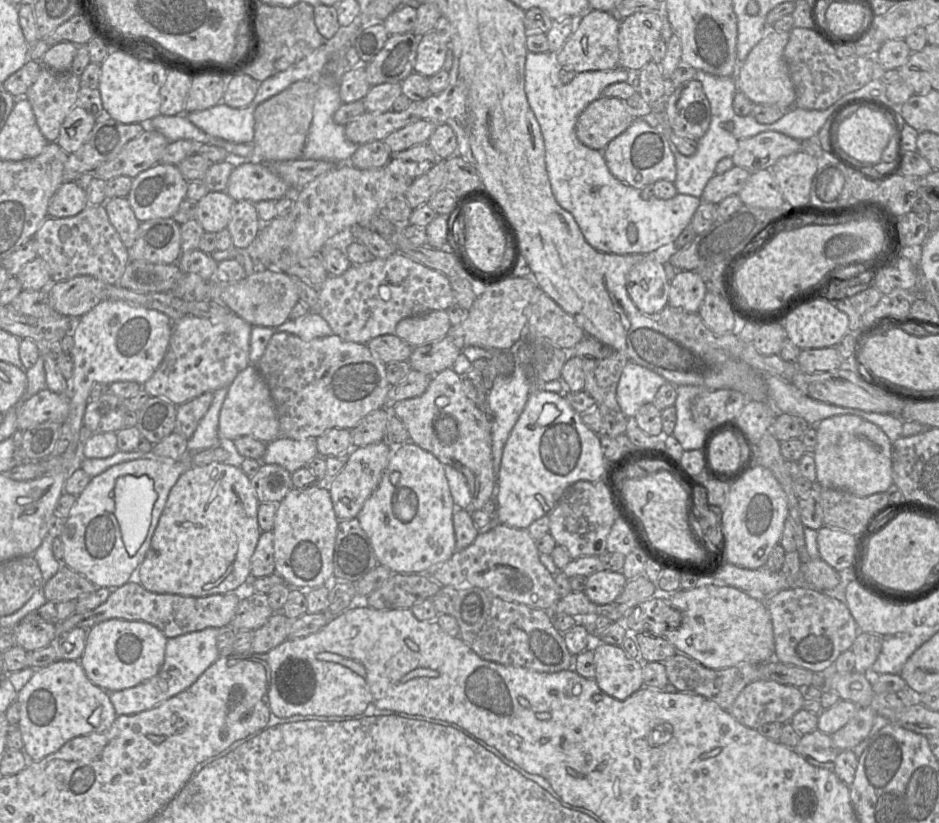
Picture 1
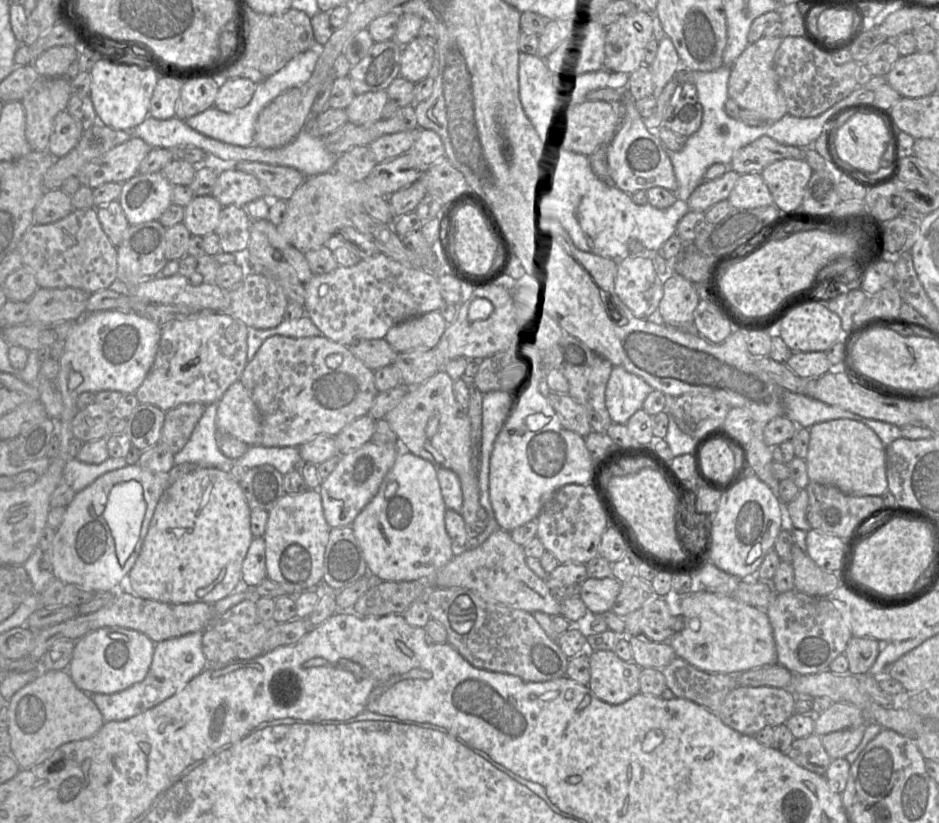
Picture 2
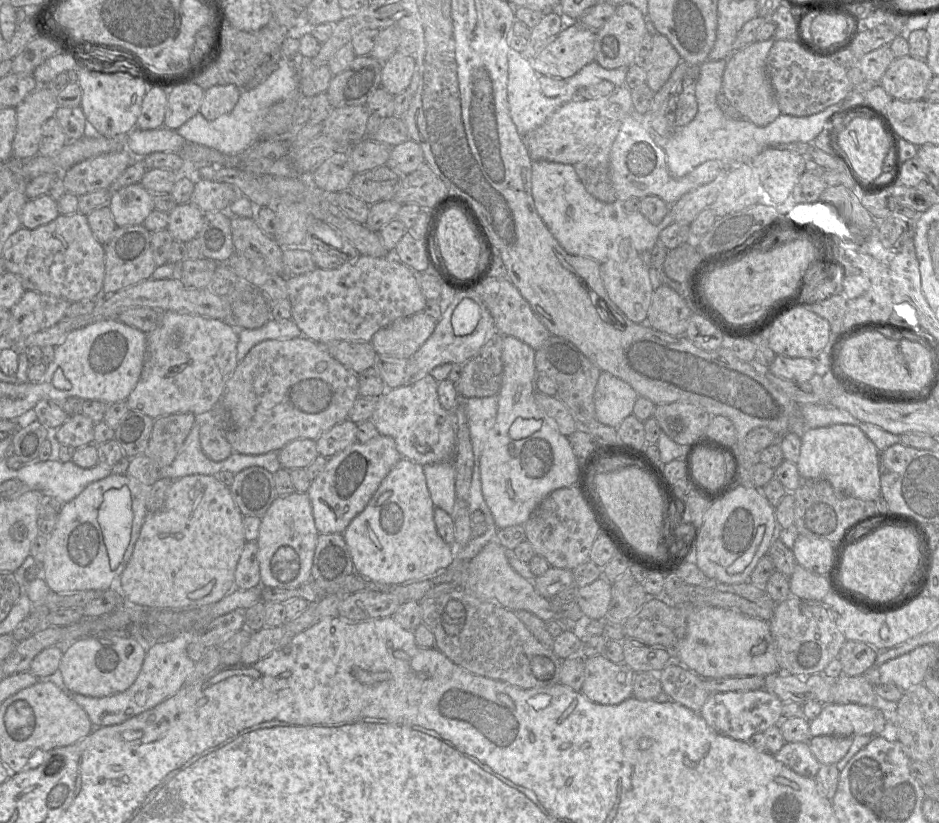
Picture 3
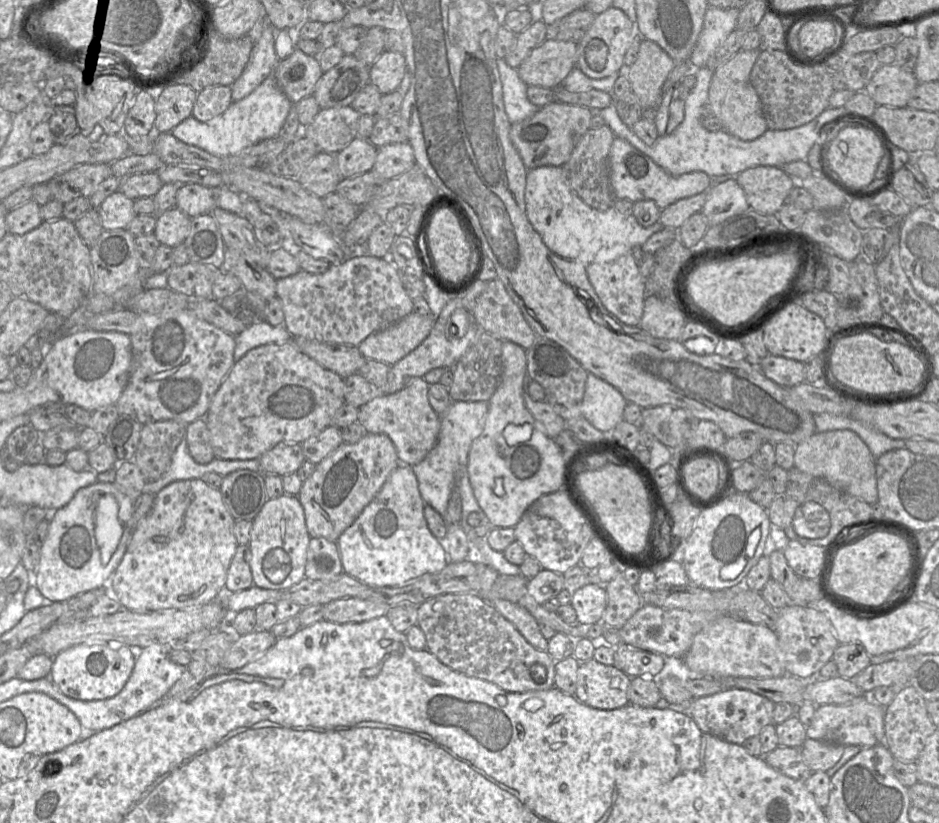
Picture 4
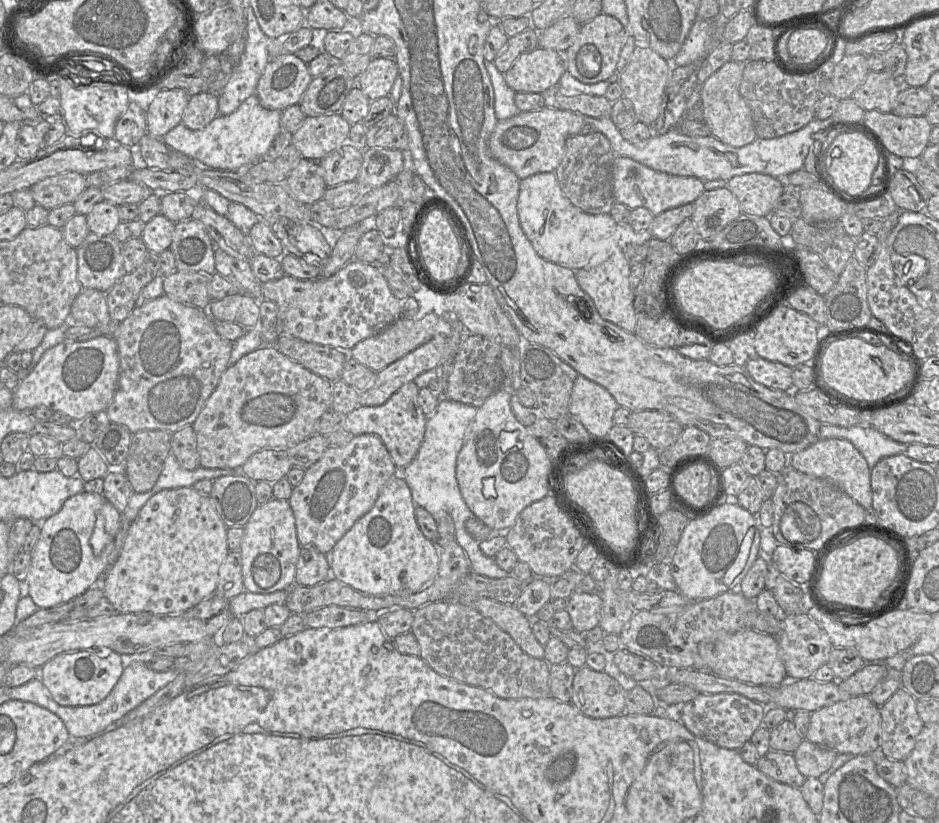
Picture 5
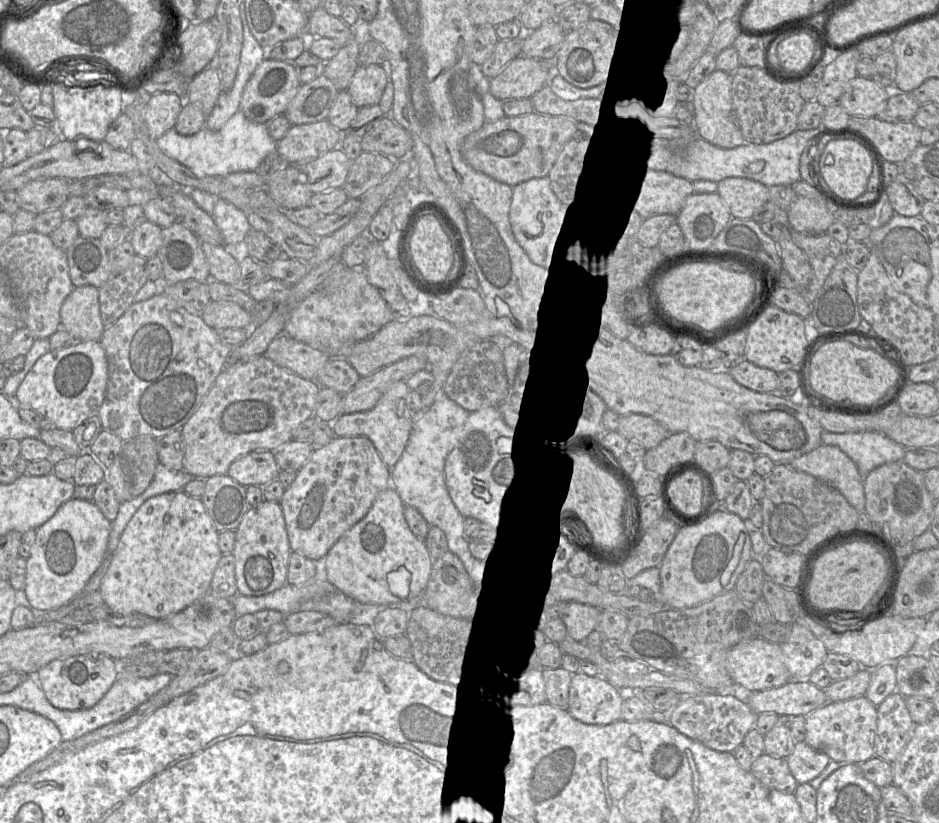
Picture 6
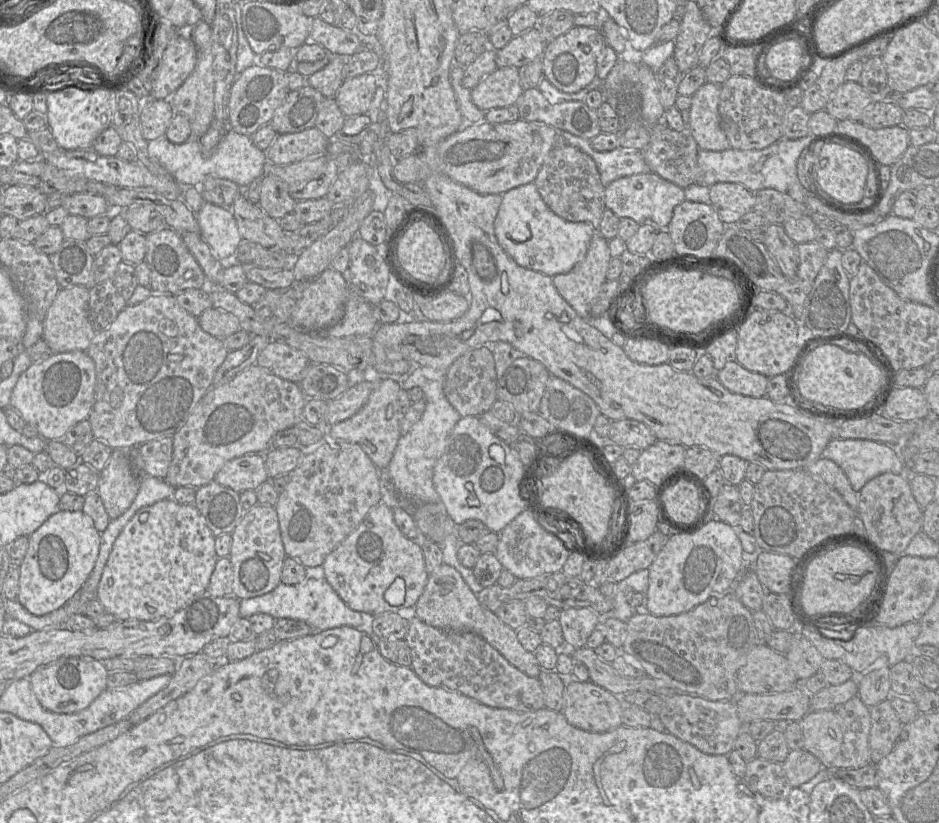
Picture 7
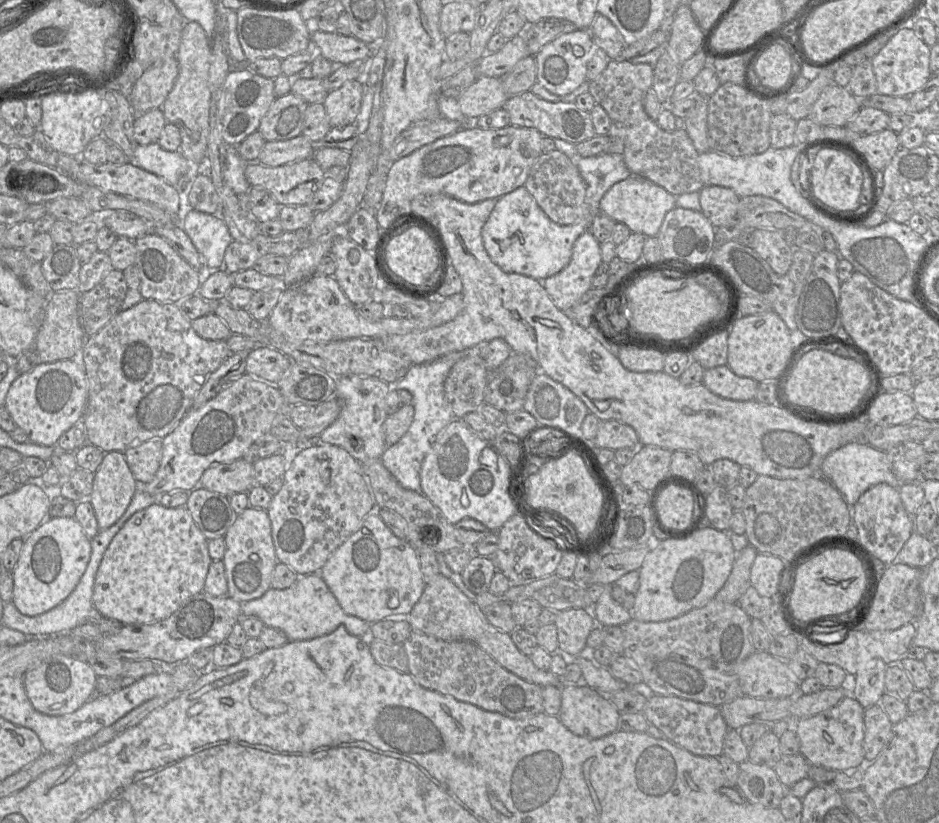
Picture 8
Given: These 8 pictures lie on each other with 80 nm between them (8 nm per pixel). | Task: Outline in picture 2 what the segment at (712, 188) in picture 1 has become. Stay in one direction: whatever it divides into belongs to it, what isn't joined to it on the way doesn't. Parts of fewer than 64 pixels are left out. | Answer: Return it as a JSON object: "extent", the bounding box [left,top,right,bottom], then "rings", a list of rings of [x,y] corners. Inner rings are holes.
{"extent":[686,168,739,212],"rings":[[[729,168],[721,177],[702,181],[686,201],[689,211],[705,212],[716,203],[726,200],[739,176]]]}

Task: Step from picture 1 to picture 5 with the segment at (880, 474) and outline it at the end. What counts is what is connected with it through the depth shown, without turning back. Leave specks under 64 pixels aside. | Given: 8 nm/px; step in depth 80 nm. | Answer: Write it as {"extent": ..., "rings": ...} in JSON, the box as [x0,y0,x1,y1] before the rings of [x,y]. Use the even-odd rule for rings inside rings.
{"extent":[788,438,872,509],"rings":[[[836,438],[819,439],[806,449],[788,455],[788,465],[801,473],[831,481],[864,509],[872,507],[871,468],[849,441]]]}

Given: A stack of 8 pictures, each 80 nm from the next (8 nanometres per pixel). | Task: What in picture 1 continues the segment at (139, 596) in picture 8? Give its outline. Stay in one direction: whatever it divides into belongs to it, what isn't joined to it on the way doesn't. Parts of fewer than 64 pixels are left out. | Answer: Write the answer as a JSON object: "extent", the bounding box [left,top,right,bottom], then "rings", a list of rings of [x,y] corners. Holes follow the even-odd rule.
{"extent":[130,462,262,597],"rings":[[[212,462],[190,467],[170,490],[150,548],[130,581],[135,579],[146,590],[160,594],[205,597],[234,592],[251,580],[250,561],[262,533],[257,518],[259,505],[250,477],[239,465]]]}

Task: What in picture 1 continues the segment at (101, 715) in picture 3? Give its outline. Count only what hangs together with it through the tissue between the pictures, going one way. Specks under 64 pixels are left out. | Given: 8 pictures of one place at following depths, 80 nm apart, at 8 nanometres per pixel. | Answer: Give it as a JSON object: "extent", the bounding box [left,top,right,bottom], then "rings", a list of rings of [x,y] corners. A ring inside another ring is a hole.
{"extent":[108,627,219,716],"rings":[[[209,627],[168,639],[164,663],[155,676],[134,687],[108,692],[117,716],[134,715],[152,709],[194,684],[219,658],[217,648],[218,629]]]}

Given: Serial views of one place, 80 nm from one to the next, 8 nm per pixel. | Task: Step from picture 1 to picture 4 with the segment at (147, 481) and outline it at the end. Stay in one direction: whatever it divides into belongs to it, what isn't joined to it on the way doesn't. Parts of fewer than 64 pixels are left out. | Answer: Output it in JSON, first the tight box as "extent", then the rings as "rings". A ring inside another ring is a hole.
{"extent":[95,494,124,564],"rings":[[[112,494],[103,495],[95,513],[95,537],[103,564],[112,558],[124,532],[118,512],[119,504],[116,498]]]}

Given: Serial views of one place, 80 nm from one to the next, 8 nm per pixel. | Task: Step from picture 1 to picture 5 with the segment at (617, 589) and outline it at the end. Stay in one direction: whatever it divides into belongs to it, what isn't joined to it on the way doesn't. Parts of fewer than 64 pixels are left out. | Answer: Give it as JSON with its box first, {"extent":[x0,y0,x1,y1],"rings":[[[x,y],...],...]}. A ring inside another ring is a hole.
{"extent":[566,592,603,633],"rings":[[[574,592],[568,599],[566,611],[571,618],[573,630],[583,633],[599,625],[603,607],[599,592]]]}

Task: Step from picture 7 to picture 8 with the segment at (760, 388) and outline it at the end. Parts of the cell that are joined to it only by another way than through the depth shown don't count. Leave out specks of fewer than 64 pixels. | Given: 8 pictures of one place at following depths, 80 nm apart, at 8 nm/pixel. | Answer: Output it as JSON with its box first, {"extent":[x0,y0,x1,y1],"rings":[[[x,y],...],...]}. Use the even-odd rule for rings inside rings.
{"extent":[702,365,759,401],"rings":[[[727,365],[706,369],[702,384],[713,394],[734,401],[753,400],[759,385],[751,378],[735,375]]]}

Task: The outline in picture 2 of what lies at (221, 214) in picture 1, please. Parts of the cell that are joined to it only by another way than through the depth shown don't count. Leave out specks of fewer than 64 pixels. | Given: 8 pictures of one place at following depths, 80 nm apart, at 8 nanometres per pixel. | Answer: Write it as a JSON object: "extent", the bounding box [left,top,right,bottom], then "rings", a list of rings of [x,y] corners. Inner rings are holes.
{"extent":[182,196,223,236],"rings":[[[212,196],[195,197],[184,207],[182,224],[193,236],[203,236],[215,232],[223,206]]]}

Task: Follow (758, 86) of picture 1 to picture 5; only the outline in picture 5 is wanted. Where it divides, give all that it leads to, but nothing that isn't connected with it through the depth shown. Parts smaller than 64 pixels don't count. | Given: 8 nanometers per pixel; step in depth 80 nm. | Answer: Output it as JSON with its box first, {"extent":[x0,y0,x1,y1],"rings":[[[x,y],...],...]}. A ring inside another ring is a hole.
{"extent":[701,60,758,147],"rings":[[[729,60],[714,74],[707,78],[707,80],[701,85],[701,106],[703,109],[703,121],[709,127],[710,135],[733,147],[745,146],[758,138],[754,128],[751,110],[739,91],[745,64],[746,62],[734,62]]]}

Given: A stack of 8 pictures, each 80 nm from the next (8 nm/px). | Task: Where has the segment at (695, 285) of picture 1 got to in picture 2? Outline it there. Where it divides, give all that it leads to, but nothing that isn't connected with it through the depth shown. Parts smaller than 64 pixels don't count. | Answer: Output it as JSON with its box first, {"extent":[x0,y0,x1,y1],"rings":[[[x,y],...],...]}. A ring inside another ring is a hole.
{"extent":[657,274,700,327],"rings":[[[674,274],[663,284],[663,297],[657,310],[658,319],[672,327],[693,323],[694,311],[700,301],[694,285]]]}

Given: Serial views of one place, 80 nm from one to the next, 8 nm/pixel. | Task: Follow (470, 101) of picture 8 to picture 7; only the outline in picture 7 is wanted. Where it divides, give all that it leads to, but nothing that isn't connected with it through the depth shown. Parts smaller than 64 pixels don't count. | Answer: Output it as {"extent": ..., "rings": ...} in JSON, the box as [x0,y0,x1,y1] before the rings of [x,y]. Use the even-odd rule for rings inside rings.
{"extent":[471,68,524,111],"rings":[[[497,68],[471,91],[471,100],[482,111],[514,105],[524,92],[519,68]]]}

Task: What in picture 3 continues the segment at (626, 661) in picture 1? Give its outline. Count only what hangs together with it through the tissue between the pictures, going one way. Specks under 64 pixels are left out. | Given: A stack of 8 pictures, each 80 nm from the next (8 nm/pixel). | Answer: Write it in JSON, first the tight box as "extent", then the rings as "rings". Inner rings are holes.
{"extent":[581,654,634,705],"rings":[[[602,654],[585,659],[581,693],[592,702],[617,705],[633,697],[634,672],[625,663],[614,663]]]}

